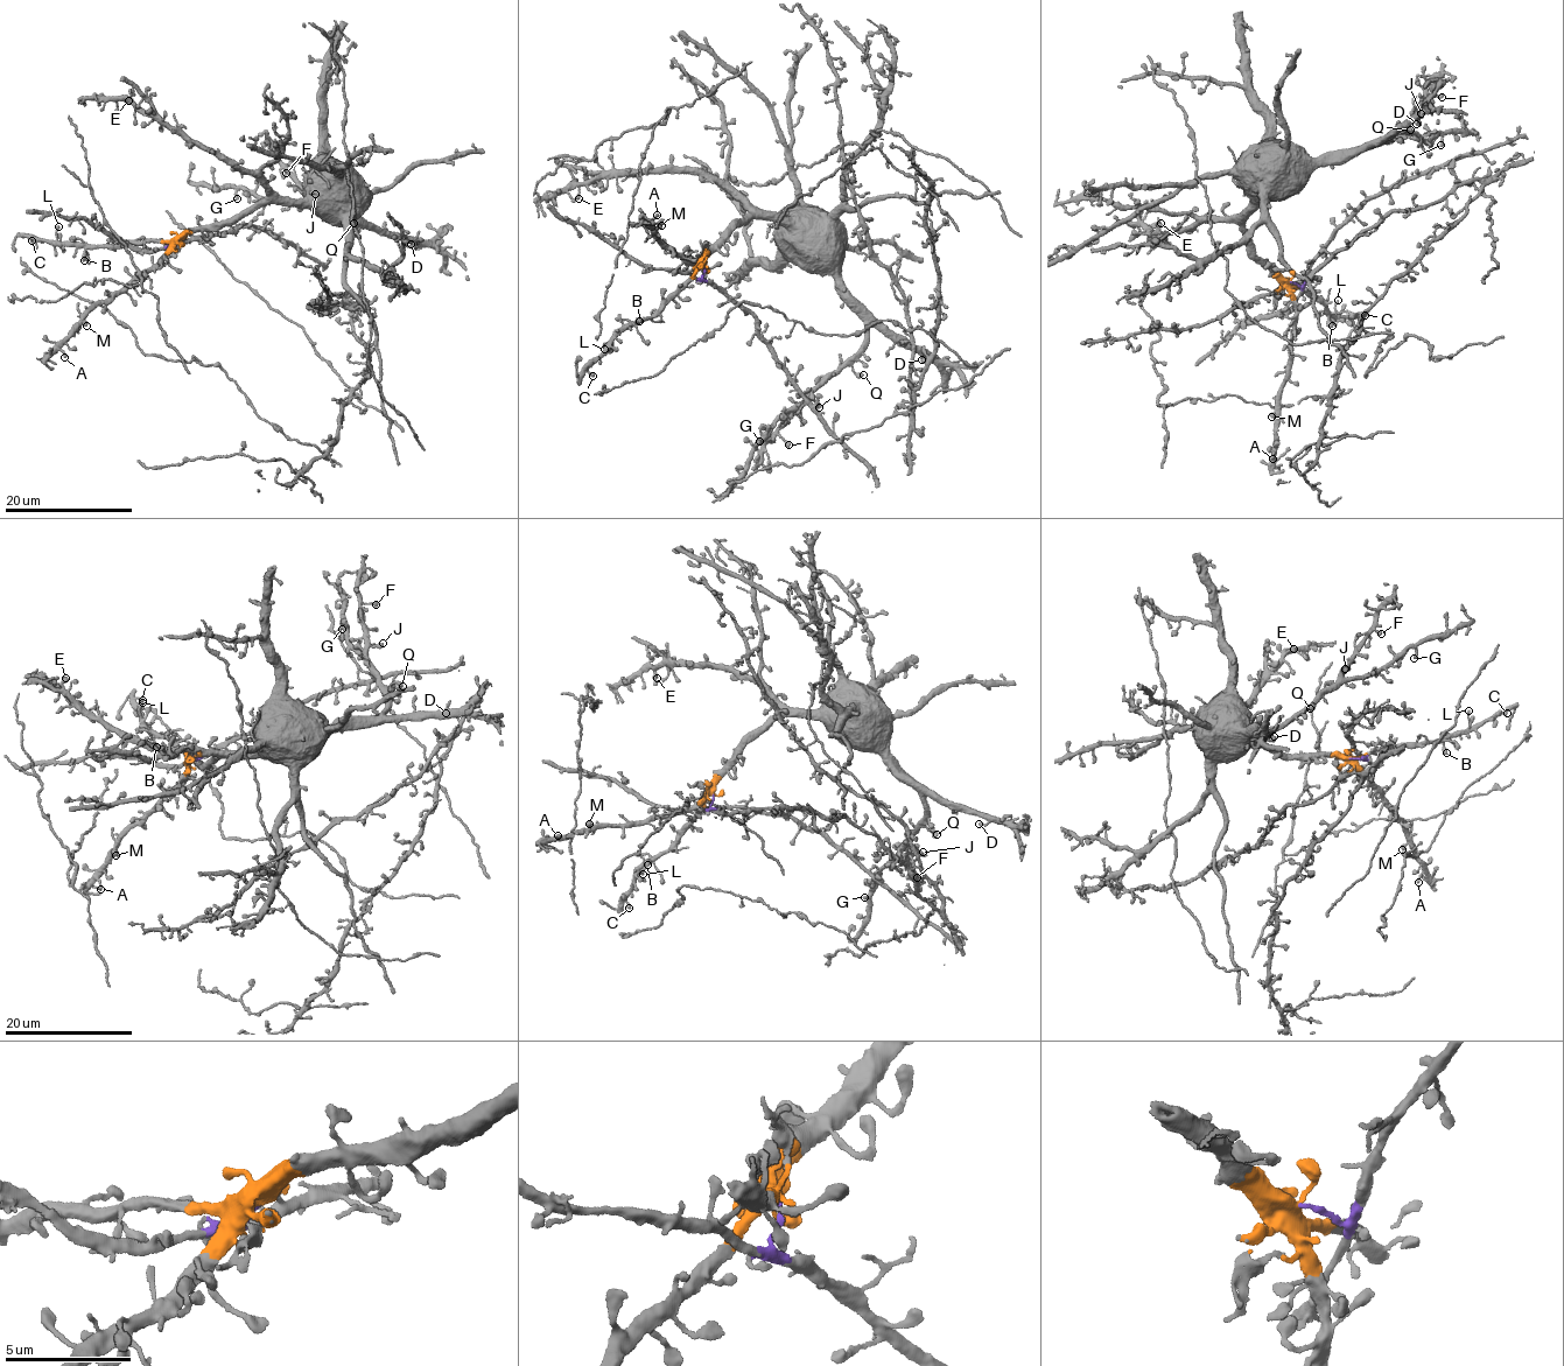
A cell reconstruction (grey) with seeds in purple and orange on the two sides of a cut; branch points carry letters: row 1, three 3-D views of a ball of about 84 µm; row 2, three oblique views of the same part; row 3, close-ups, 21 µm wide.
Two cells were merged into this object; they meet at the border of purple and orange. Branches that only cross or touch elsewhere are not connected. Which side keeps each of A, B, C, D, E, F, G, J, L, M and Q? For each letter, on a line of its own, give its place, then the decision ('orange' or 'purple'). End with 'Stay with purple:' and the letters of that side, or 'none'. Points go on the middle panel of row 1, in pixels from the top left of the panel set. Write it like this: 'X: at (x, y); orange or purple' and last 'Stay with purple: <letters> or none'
A: at (657, 215); orange
B: at (639, 321); orange
C: at (593, 376); orange
D: at (921, 359); orange
E: at (579, 198); orange
F: at (788, 445); orange
G: at (759, 441); orange
J: at (819, 407); orange
L: at (604, 349); orange
M: at (661, 225); orange
Q: at (863, 375); orange
Stay with purple: none

